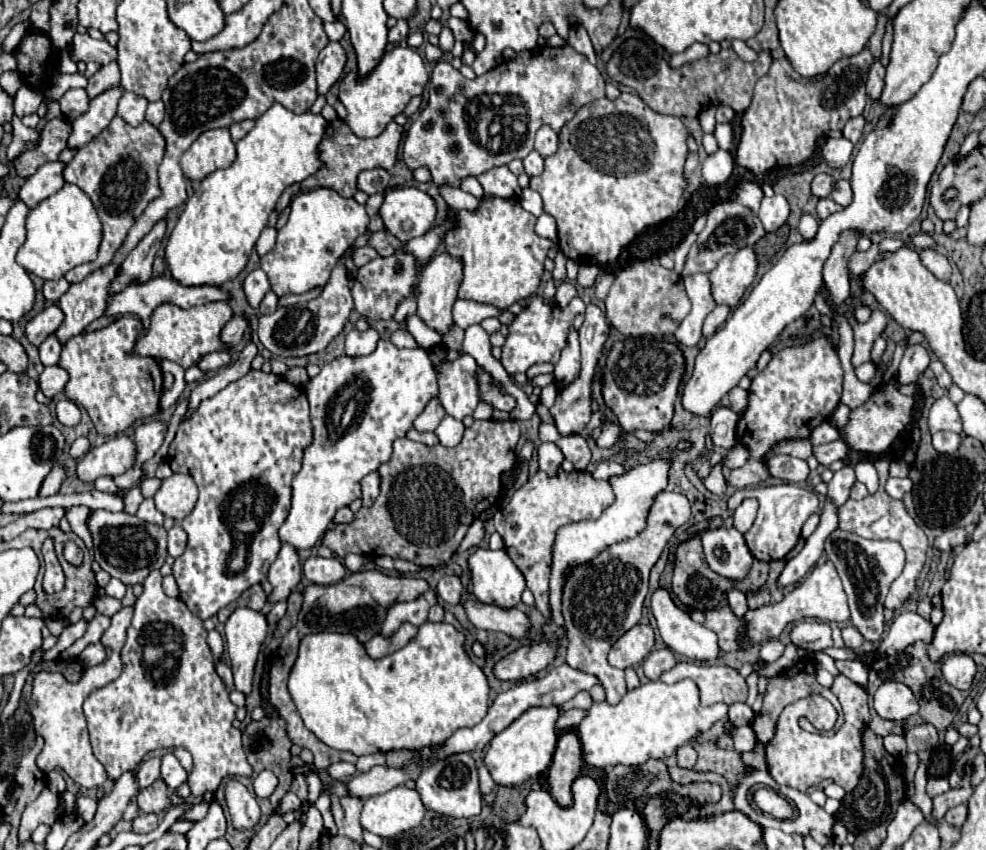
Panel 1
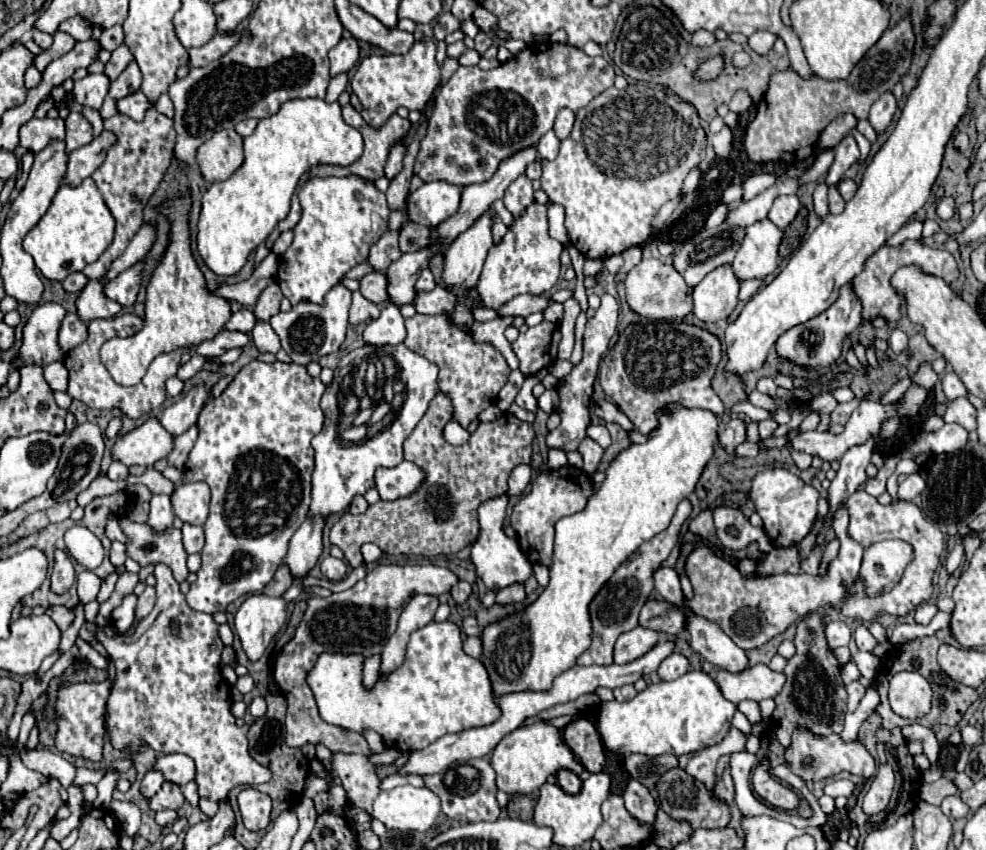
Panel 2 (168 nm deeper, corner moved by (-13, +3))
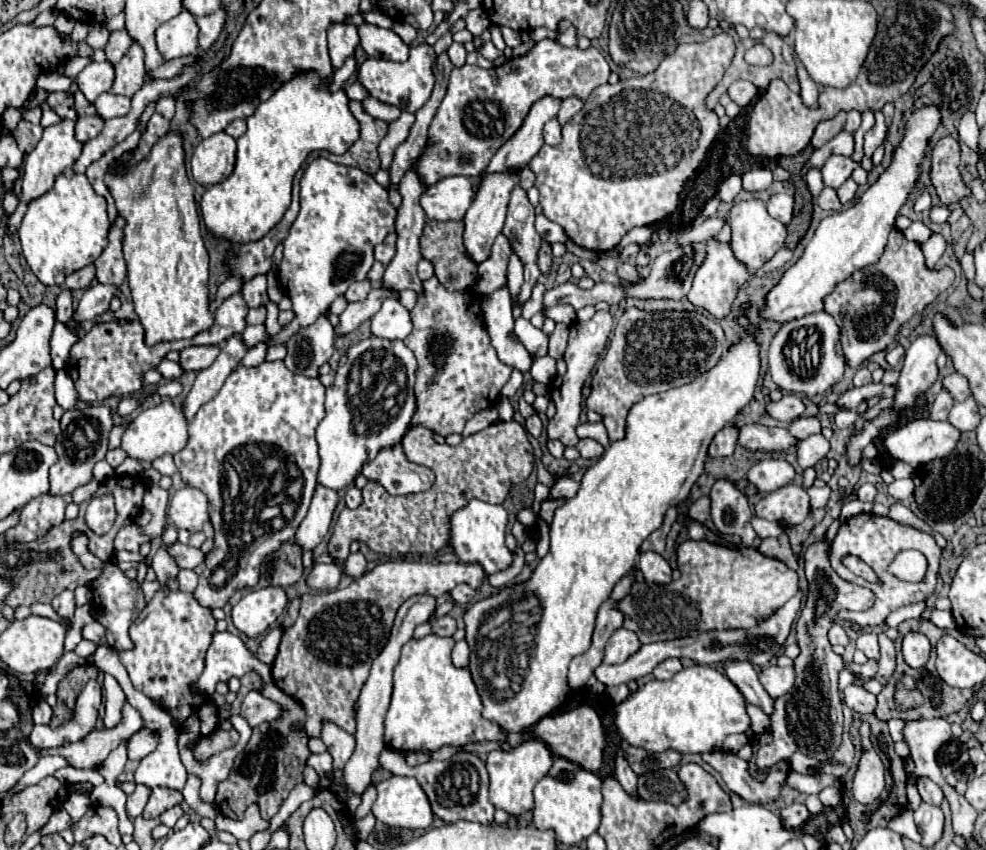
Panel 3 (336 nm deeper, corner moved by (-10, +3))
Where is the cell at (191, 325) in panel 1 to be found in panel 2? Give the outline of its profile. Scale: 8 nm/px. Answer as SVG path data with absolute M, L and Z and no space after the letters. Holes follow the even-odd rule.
M180 195L158 205L158 211L170 221L170 237L160 263L148 279L144 329L126 339L110 339L100 349L100 359L118 385L136 385L144 377L150 361L160 353L170 353L178 347L196 347L202 341L216 337L232 315L230 303L224 297L210 293L206 277L194 259L188 229L190 207L190 195Z

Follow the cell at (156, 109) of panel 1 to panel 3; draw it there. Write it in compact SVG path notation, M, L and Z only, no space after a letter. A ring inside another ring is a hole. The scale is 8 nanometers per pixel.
M163 97L157 101L157 113L161 113L165 119L171 119L175 113L175 99L173 97Z

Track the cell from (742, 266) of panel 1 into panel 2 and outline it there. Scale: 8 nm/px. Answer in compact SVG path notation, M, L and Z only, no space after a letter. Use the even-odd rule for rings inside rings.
M768 217L762 219L762 221L756 221L754 225L748 225L744 229L744 241L742 241L742 247L738 249L734 261L732 261L732 269L736 273L736 277L740 281L746 281L746 279L764 279L766 275L770 275L776 267L778 267L778 247L780 247L780 241L784 237L784 231L778 229Z

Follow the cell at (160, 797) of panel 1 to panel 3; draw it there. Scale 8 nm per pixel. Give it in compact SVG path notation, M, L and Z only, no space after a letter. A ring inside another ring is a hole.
M155 787L151 791L151 797L149 797L149 803L143 811L143 817L151 819L151 817L159 817L163 811L179 805L183 801L183 795L175 789L165 789L165 787Z

